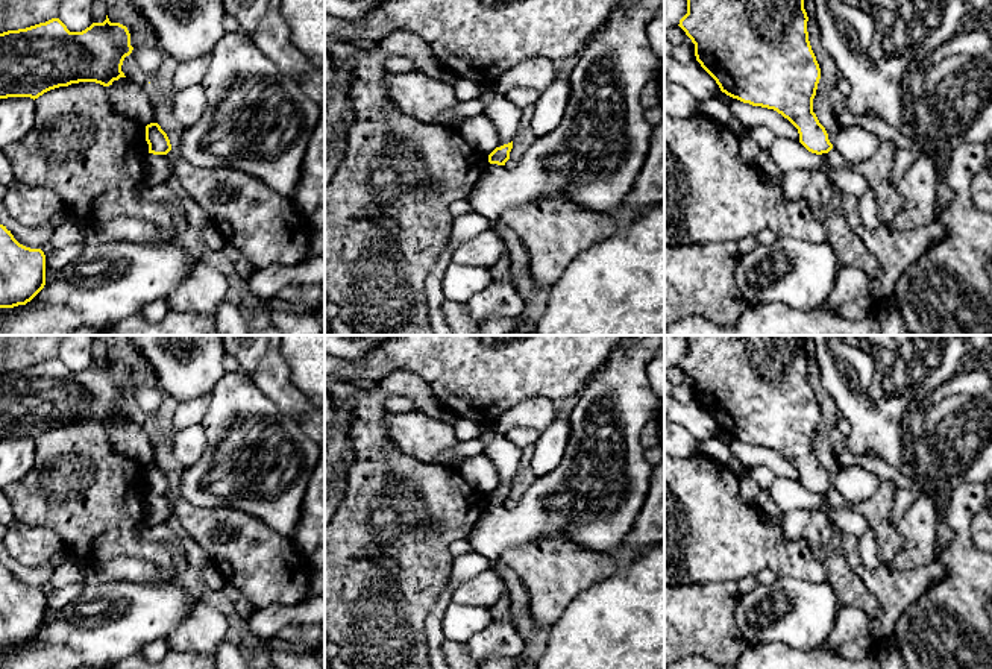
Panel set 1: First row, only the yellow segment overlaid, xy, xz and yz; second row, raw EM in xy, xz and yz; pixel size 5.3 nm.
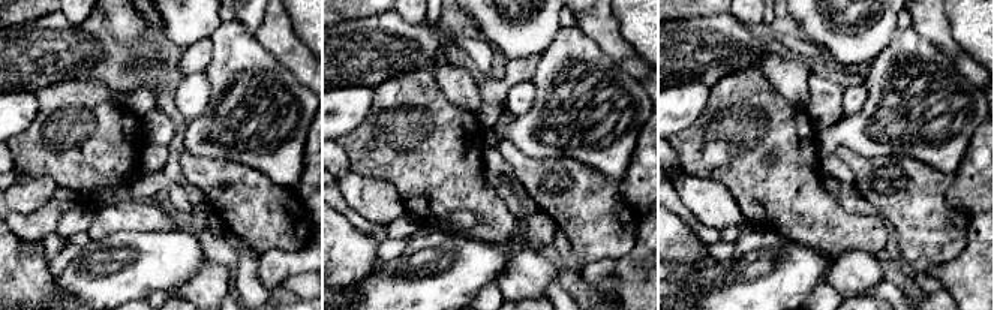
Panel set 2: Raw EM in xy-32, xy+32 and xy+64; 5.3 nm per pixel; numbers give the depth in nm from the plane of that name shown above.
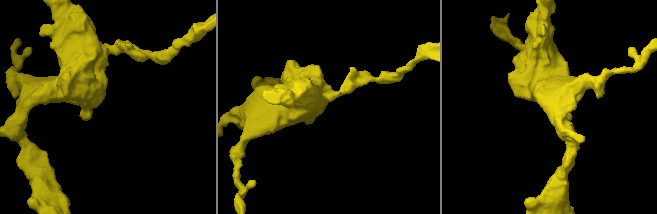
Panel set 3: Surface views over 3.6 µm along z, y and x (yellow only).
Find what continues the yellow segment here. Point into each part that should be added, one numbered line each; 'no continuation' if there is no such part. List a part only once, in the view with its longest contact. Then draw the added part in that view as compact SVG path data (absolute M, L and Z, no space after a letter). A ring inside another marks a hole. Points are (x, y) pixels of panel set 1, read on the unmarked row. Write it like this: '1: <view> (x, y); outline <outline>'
no continuation

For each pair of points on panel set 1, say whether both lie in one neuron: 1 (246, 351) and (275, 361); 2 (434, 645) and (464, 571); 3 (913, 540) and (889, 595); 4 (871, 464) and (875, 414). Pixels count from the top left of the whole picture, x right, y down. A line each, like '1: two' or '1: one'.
1: two
2: one
3: two
4: two

